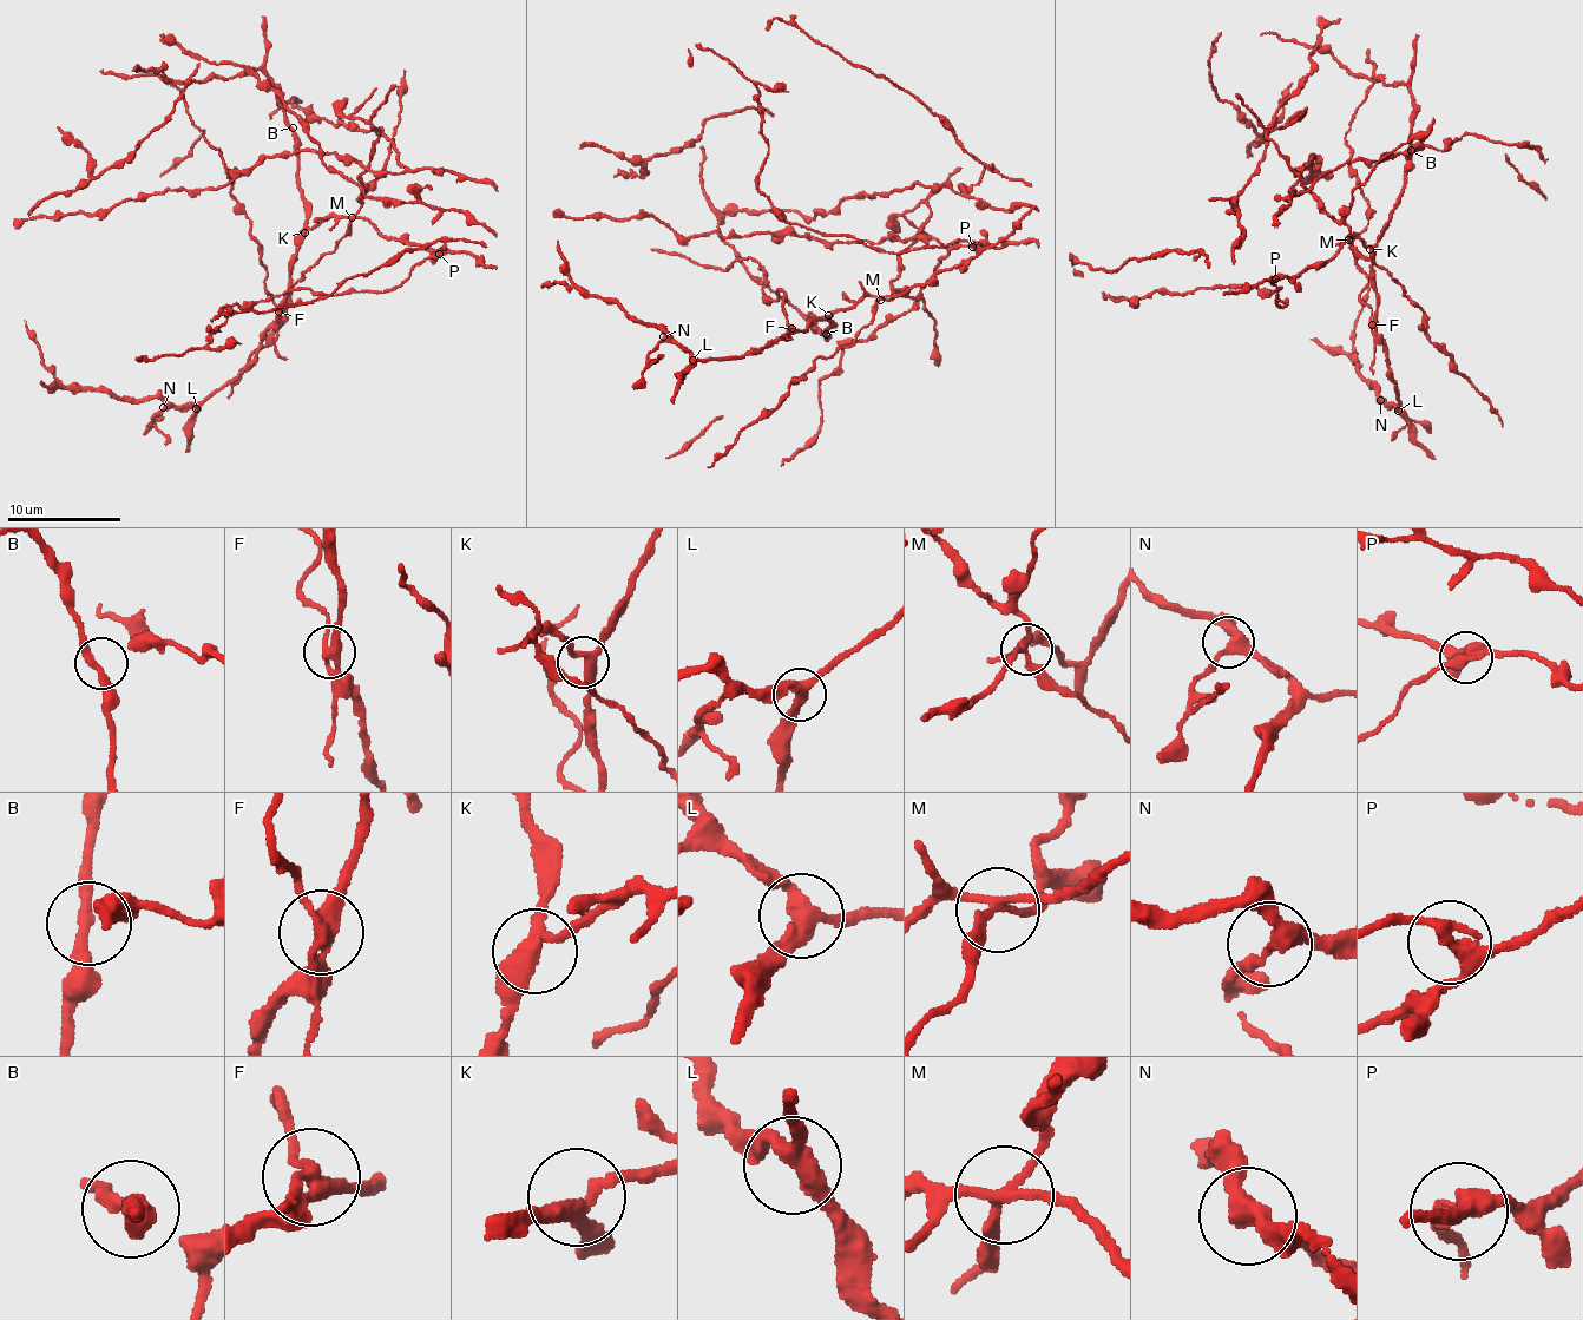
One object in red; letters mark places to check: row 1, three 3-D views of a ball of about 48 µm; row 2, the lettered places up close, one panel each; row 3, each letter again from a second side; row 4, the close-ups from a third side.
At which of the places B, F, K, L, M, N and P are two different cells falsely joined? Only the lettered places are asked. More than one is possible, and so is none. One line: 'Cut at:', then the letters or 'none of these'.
Cut at: F, M, P

